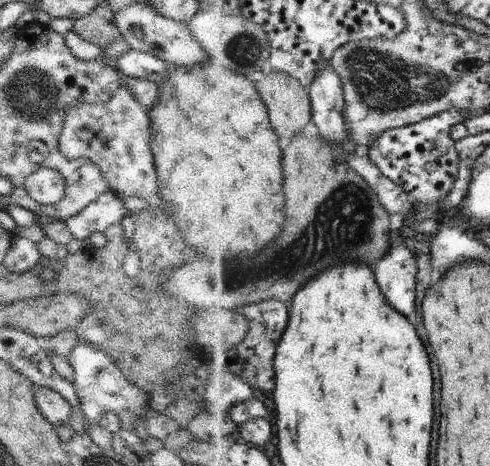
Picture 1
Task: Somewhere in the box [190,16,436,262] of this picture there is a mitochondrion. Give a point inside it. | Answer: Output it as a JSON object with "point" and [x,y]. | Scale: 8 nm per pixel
{"point":[244,49]}

